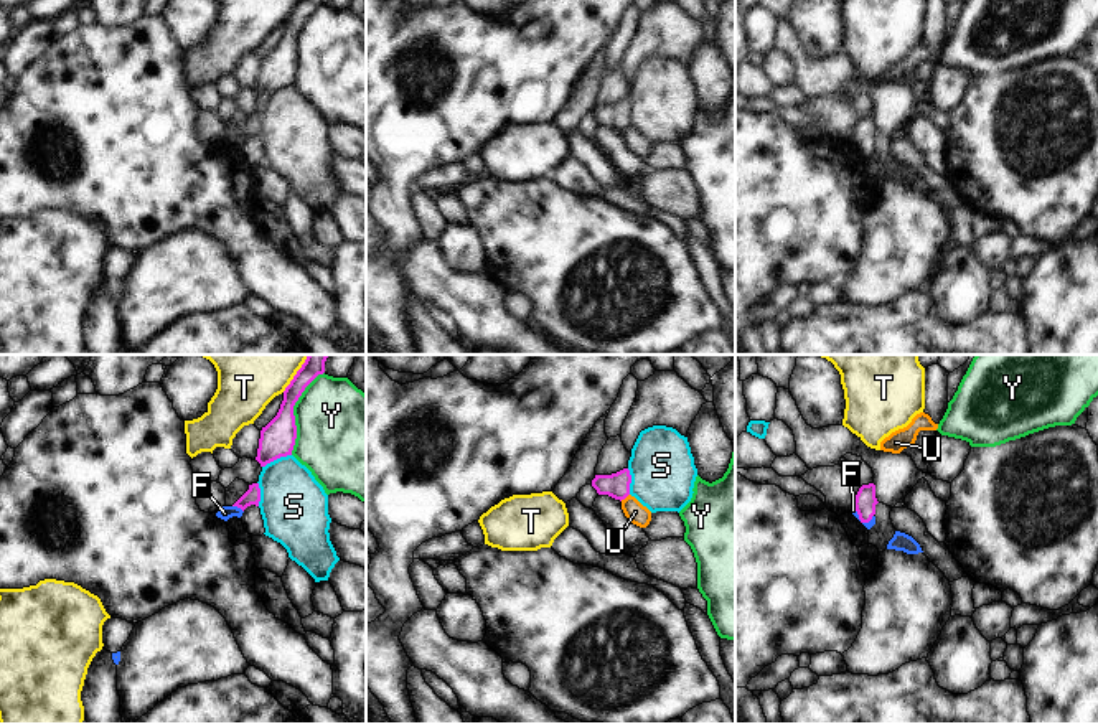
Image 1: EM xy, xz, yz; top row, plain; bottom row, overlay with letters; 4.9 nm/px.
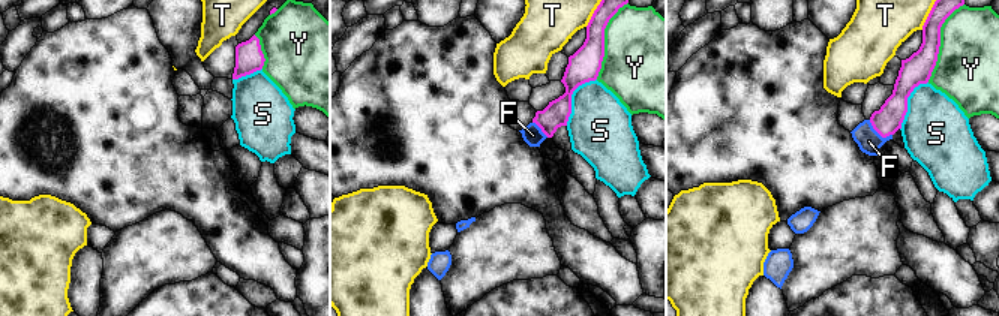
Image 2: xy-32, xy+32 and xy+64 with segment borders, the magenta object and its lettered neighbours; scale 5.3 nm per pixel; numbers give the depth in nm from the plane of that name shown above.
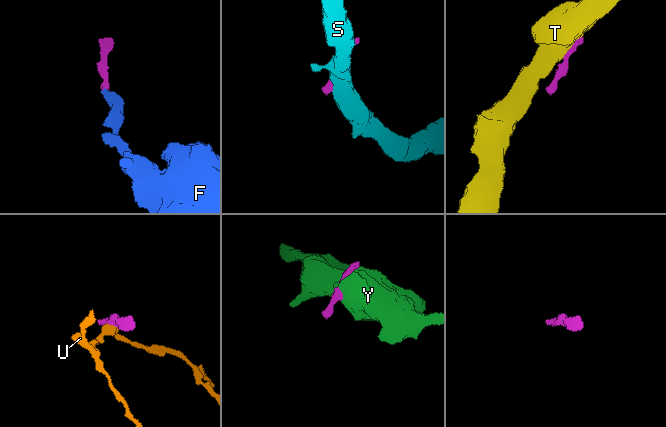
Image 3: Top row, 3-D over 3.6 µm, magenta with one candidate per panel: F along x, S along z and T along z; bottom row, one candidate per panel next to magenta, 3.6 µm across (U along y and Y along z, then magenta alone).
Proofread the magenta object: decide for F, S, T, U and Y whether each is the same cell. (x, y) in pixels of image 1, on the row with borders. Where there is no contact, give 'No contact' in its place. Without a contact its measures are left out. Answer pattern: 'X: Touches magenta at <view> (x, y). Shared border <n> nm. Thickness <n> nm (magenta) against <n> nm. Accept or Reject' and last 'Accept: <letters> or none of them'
F: Touches magenta at xy (238, 507). Shared border 70 nm. Thickness 80 nm (magenta) against 70 nm. Accept
S: Touches magenta at xy (276, 459). Shared border 160 nm. Thickness 170 nm (magenta) against 320 nm. Reject
T: Touches magenta at xy (297, 373). Shared border 220 nm. Thickness 110 nm (magenta) against 420 nm. Reject
U: Touches magenta at xz (624, 498). Shared border 60 nm. Thickness 130 nm (magenta) against 100 nm. Reject
Y: Touches magenta at xy (292, 413). Shared border 440 nm. Thickness 170 nm (magenta) against 440 nm. Reject
Accept: F

